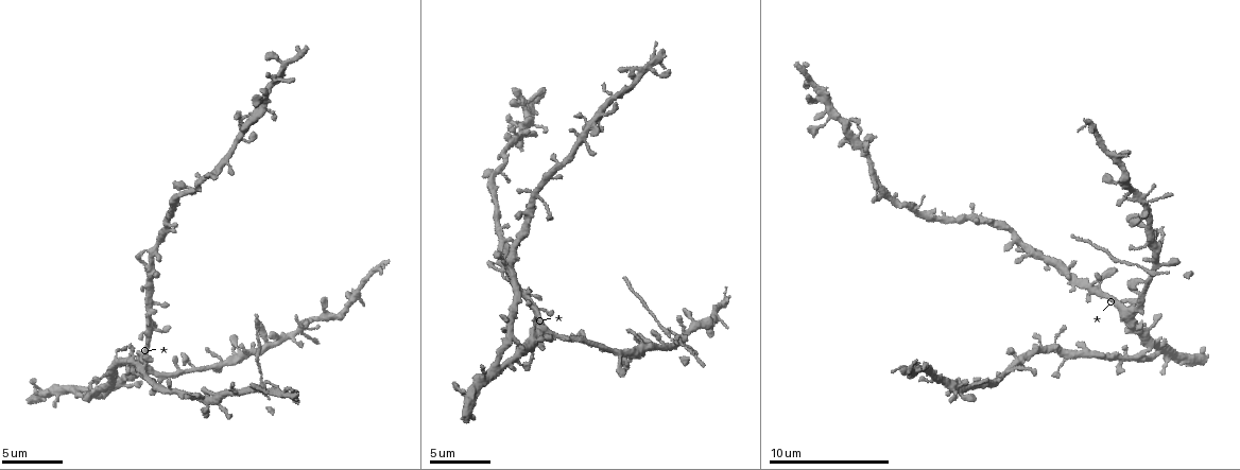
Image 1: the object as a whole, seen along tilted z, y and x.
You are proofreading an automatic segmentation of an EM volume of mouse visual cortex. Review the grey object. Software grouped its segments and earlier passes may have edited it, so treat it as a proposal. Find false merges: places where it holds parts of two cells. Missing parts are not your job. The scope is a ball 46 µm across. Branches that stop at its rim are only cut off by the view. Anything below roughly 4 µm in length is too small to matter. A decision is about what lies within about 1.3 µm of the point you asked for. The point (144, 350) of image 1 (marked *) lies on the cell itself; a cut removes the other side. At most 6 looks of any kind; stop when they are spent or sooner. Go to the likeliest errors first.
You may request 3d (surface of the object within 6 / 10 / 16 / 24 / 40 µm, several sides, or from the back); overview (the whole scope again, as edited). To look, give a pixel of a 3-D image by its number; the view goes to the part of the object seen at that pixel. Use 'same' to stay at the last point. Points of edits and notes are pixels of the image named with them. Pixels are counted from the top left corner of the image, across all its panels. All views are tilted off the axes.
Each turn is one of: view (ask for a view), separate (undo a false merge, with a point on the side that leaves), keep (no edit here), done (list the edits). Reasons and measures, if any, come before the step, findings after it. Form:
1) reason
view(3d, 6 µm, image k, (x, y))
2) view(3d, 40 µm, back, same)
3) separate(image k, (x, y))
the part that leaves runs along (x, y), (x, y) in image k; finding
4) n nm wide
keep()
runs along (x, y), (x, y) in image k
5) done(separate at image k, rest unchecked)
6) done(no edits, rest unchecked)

four-way junction
view(3d, 10 µm, image 1, (252, 351))

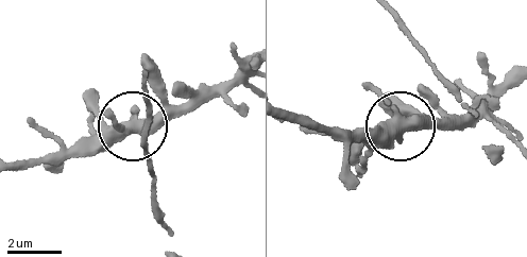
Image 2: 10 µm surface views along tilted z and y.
view(3d, 6 µm, image 2, (401, 123))

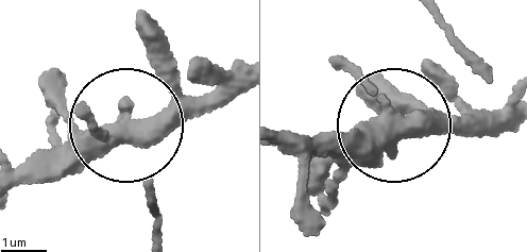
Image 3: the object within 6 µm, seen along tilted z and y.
4 arms
keep()
all the same cell

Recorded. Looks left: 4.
four-way junction
view(3d, 6 µm, image 1, (1135, 360))

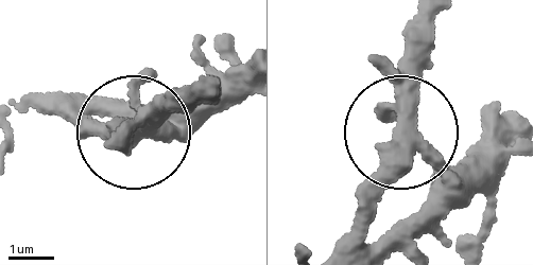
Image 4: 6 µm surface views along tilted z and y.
view(3d, 6 µm, back, image 4, (401, 137))

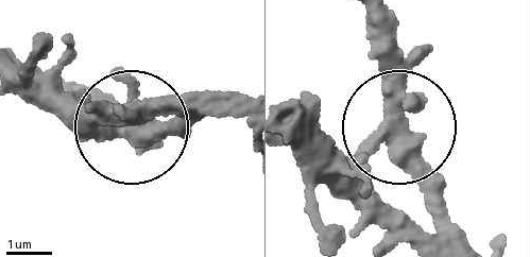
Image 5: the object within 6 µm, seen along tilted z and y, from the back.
side arm 7 µm
keep()
runs along (17, 61), (135, 138), (191, 104) in image 5; all the same cell

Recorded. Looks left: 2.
branch point
view(3d, 16 µm, image 1, (1133, 317))

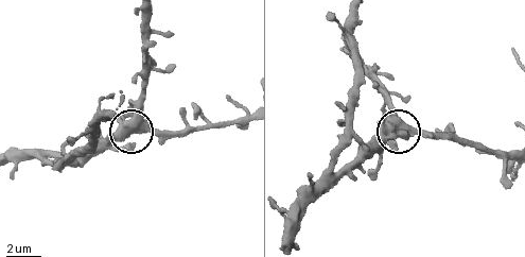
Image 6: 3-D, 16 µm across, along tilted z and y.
from behind
view(3d, 16 µm, back, image 6, (134, 130))

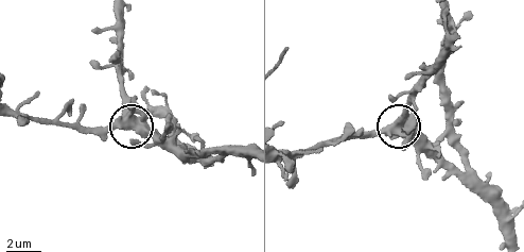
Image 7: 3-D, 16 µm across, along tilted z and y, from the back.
side arm 26 µm; 3 arms
keep()
one cell here

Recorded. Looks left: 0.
done(no edits, rest unchecked)

